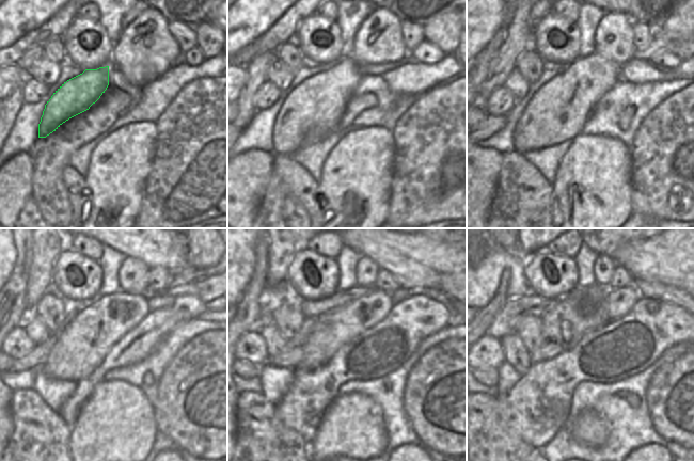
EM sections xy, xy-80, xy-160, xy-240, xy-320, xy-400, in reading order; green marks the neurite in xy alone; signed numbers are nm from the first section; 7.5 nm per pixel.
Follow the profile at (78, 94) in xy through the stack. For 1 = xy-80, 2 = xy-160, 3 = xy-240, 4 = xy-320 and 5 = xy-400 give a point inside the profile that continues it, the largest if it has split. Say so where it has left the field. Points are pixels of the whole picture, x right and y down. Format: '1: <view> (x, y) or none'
1: xy-80 (313, 110)
2: xy-160 (557, 111)
3: xy-240 (83, 344)
4: xy-320 (333, 329)
5: xy-400 (619, 302)

